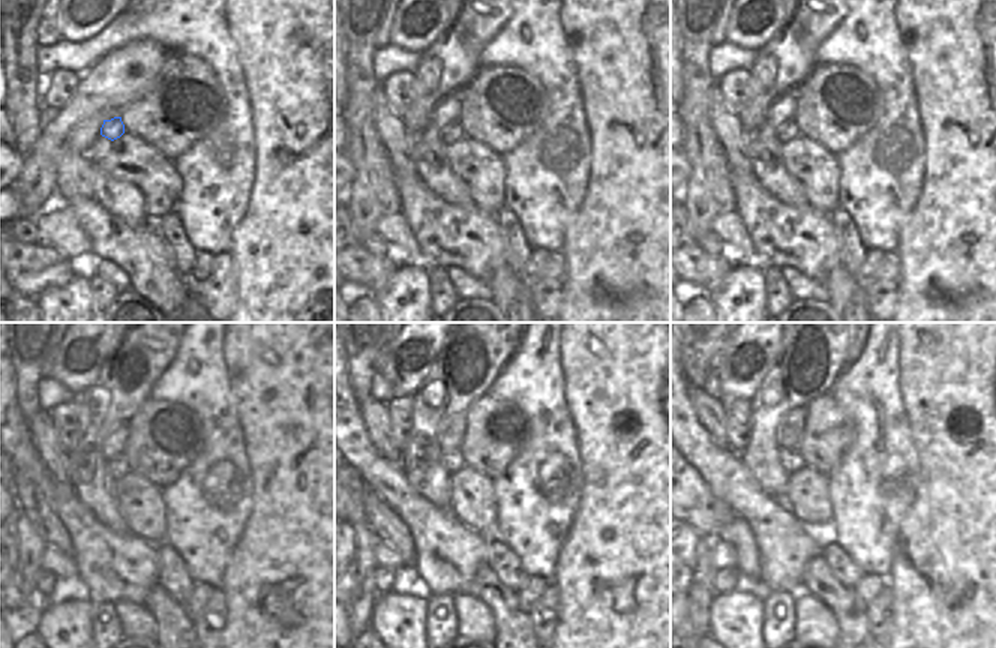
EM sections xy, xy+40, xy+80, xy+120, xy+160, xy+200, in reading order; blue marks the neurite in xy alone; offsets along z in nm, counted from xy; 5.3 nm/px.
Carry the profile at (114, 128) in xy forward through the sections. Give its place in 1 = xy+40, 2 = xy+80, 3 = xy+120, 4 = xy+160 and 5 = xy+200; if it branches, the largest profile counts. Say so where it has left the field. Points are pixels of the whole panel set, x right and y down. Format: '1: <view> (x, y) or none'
1: xy+40 (452, 132)
2: xy+80 (788, 131)
3: xy+120 (117, 467)
4: xy+160 (452, 461)
5: xy+200 (791, 461)

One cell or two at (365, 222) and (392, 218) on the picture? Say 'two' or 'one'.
two

